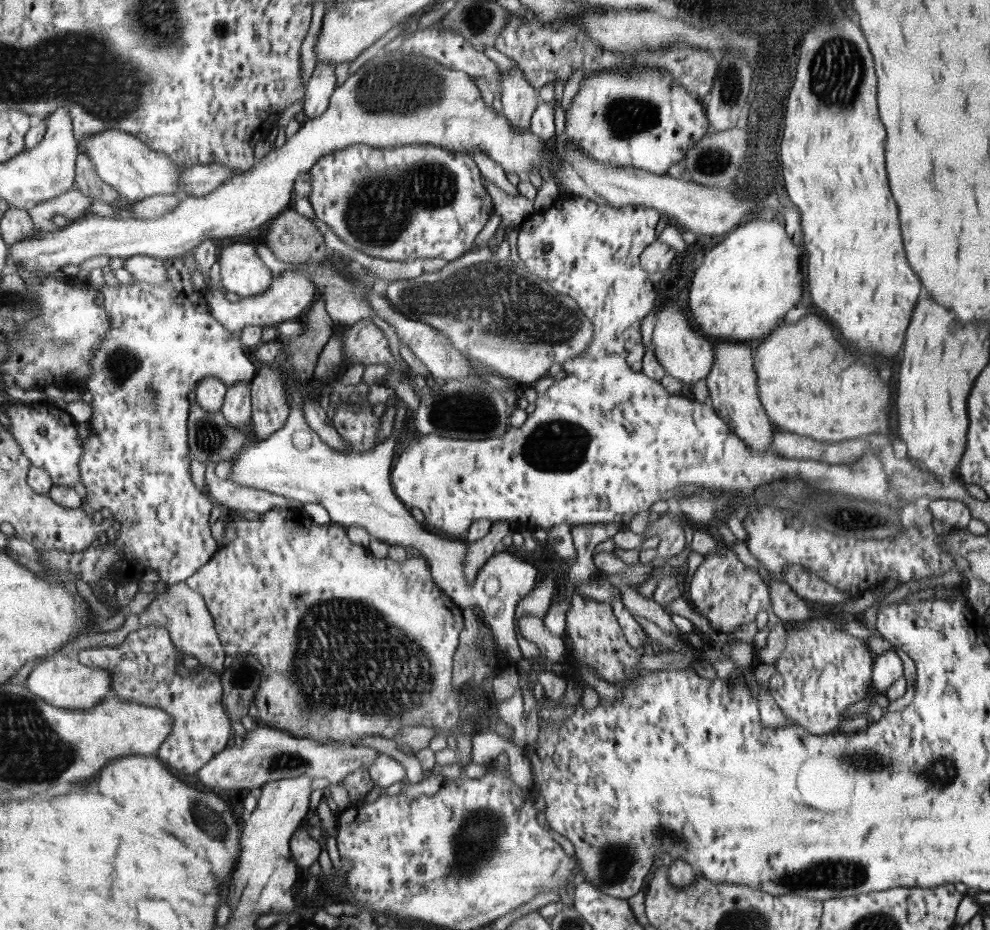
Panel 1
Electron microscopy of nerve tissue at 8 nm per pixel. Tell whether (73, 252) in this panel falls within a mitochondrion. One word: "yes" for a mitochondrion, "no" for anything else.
no

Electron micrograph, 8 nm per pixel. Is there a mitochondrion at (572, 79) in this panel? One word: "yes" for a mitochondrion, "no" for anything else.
no

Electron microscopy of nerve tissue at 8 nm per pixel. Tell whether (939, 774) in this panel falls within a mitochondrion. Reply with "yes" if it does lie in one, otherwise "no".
yes

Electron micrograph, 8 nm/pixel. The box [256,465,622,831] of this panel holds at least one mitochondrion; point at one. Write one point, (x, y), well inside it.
(387, 675)

